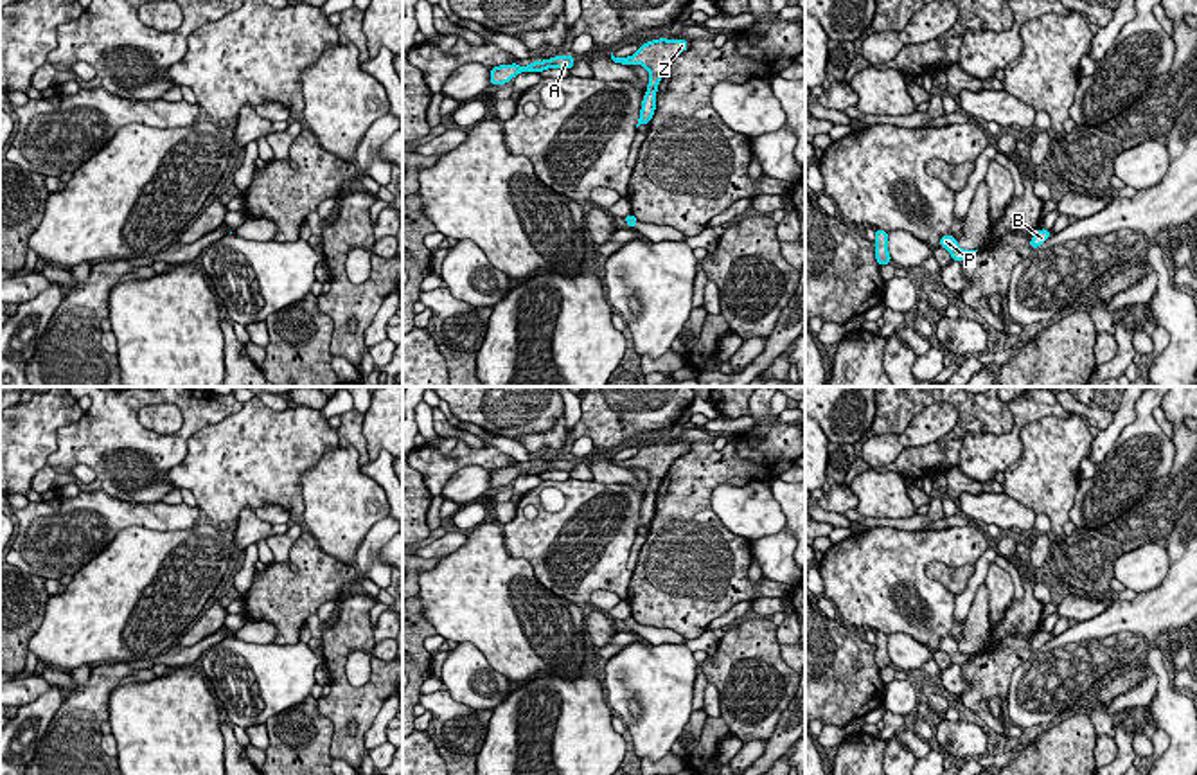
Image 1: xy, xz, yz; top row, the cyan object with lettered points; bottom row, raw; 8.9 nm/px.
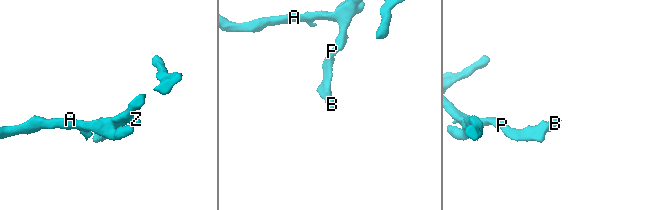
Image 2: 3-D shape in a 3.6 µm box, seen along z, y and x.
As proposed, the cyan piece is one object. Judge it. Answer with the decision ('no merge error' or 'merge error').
no merge error

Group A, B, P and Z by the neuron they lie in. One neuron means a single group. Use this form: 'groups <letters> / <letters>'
groups A B P Z

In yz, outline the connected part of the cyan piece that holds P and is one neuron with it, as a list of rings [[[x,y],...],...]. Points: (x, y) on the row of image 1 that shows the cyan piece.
[[[944,234],[938,243],[942,248],[945,248],[951,254],[953,261],[958,261],[958,263],[963,263],[967,257],[978,252],[978,250],[962,250],[958,246],[956,237],[953,237],[951,234]]]

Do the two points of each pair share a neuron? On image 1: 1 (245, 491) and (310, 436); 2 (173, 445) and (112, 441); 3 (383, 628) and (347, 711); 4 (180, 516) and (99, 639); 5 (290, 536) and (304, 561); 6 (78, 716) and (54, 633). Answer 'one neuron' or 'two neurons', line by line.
1: one neuron
2: one neuron
3: two neurons
4: two neurons
5: two neurons
6: two neurons

